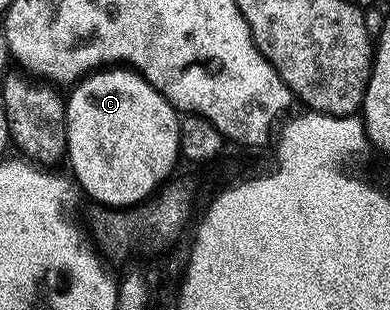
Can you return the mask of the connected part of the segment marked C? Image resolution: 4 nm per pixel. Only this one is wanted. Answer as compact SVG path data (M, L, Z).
M125 65L92 71L69 91L65 96L66 159L74 170L77 186L85 194L87 191L95 204L115 209L129 209L149 200L175 174L174 166L180 163L179 112L144 76Z

